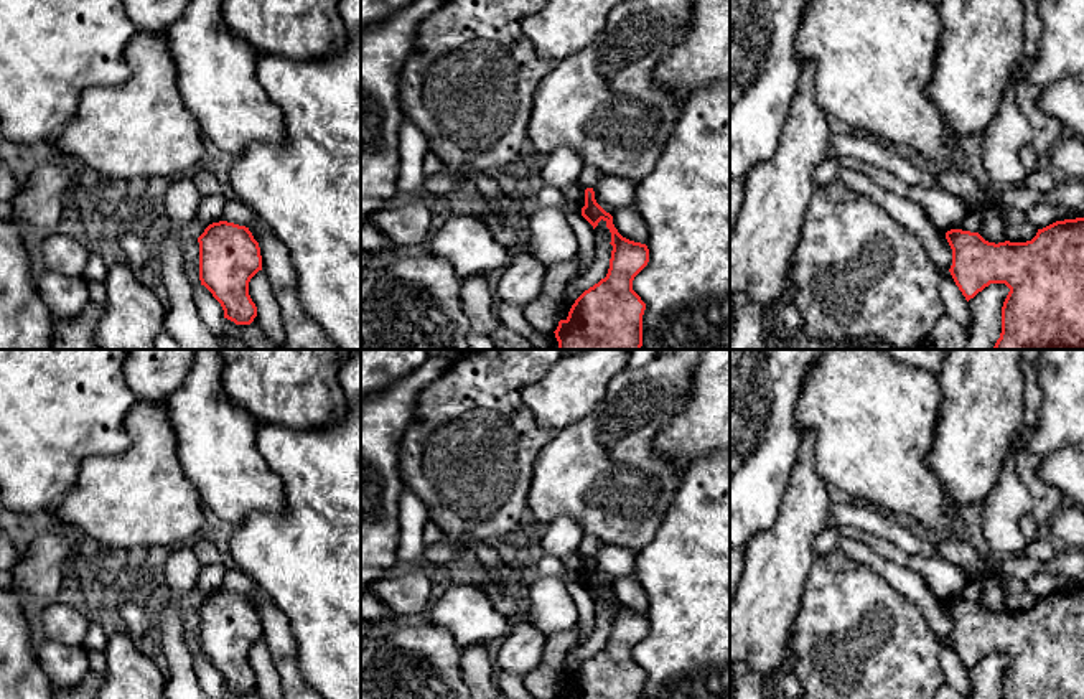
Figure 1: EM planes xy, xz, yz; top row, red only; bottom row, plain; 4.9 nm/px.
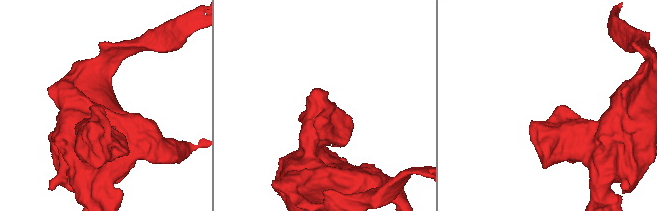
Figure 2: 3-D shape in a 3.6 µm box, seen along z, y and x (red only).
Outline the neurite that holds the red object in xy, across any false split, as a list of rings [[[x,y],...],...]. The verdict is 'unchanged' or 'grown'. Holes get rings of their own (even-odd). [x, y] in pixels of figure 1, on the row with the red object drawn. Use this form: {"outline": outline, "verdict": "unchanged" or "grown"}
{"outline": [[[227,221],[209,224],[198,242],[201,285],[221,303],[224,318],[250,325],[257,307],[249,295],[249,282],[262,270],[259,242],[249,228]]], "verdict": "unchanged"}

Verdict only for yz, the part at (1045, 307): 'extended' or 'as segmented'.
as segmented

